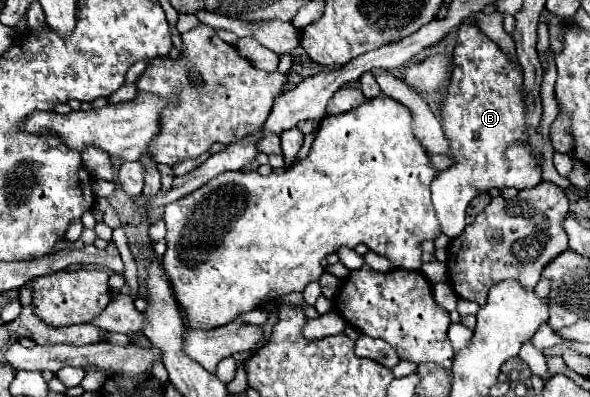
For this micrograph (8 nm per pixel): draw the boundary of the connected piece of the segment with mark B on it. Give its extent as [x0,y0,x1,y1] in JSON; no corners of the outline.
[431,24,541,238]

